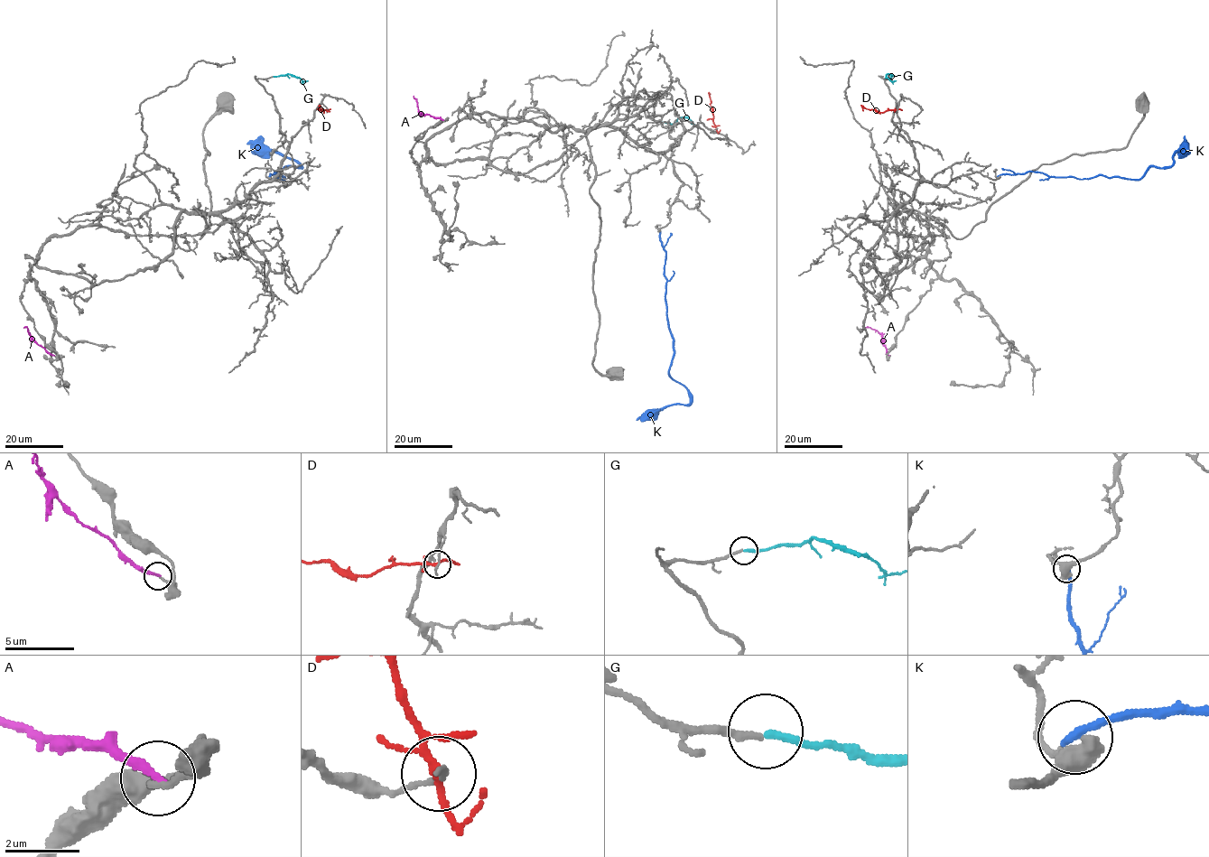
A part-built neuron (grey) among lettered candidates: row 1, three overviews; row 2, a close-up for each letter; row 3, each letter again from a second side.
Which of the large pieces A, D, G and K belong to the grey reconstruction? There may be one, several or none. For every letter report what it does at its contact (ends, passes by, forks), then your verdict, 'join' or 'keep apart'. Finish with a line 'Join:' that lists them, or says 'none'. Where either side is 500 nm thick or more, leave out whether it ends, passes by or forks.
A: it ends there; keep apart
D: it forks there; keep apart
G: it ends there; join
K: it ends there; keep apart
Join: G

